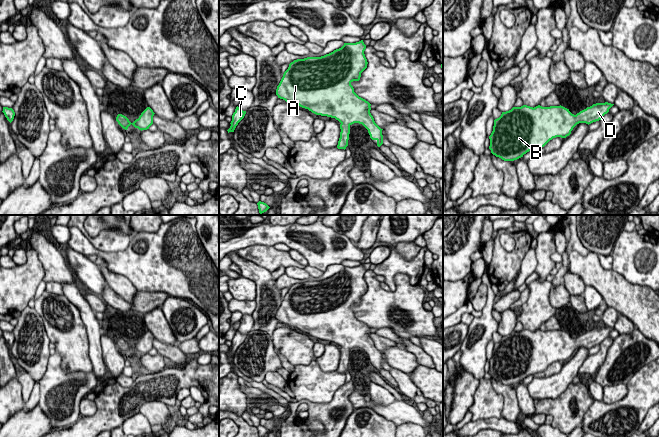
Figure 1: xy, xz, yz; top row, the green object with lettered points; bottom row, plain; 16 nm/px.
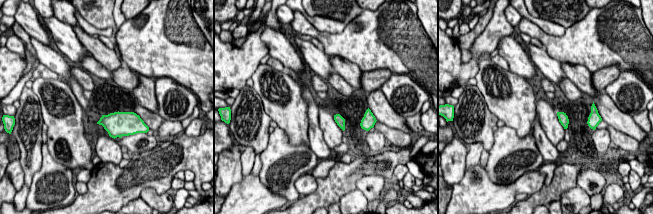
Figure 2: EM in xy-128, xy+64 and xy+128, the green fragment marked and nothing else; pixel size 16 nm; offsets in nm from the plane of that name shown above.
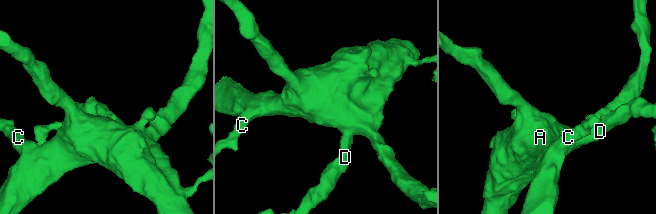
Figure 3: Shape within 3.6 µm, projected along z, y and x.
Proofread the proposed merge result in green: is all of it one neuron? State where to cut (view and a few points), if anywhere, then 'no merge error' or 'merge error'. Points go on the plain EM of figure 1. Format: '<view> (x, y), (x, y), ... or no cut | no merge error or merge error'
no cut | no merge error

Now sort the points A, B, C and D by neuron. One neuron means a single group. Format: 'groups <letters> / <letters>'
groups A B C D

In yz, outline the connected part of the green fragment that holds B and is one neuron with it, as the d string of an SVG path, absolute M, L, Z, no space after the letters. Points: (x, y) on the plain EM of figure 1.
M596 327L576 339L561 329L513 331L494 344L489 373L504 385L517 384L553 362L566 362L579 347L589 349L601 344L613 329Z

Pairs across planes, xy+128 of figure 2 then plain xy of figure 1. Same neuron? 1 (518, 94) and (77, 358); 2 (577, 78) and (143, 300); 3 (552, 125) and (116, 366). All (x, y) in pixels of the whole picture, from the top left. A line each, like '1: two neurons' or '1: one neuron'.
1: one neuron
2: two neurons
3: one neuron

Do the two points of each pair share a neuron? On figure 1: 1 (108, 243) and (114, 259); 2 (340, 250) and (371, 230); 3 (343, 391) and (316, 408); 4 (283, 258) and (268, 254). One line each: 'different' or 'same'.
1: different
2: different
3: same
4: same

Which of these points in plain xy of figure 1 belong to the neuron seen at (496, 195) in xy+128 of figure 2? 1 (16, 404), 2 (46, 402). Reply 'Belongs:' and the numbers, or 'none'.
Belongs: none

